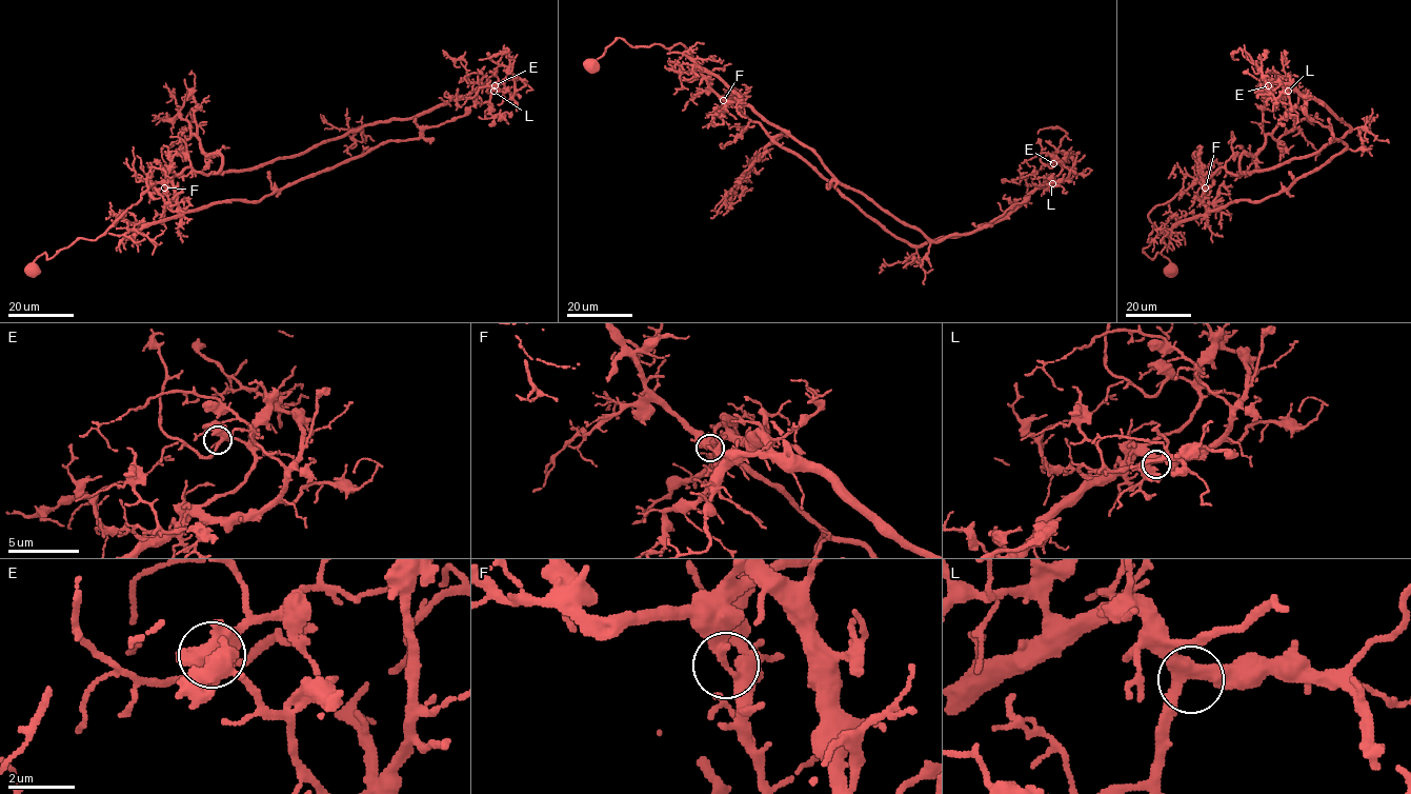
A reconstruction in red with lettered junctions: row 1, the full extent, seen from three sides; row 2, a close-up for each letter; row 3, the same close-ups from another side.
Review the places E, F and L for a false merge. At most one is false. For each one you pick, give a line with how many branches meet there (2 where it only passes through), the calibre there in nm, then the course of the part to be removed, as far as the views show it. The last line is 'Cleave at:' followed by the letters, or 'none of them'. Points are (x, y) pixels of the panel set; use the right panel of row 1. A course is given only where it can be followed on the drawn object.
F: branches 3; calibre 260 nm; course (1205, 187), (1207, 211), (1238, 200), (1261, 201), (1277, 195), (1346, 146), (1327, 126), (1309, 117), (1301, 105)
Cleave at: F

